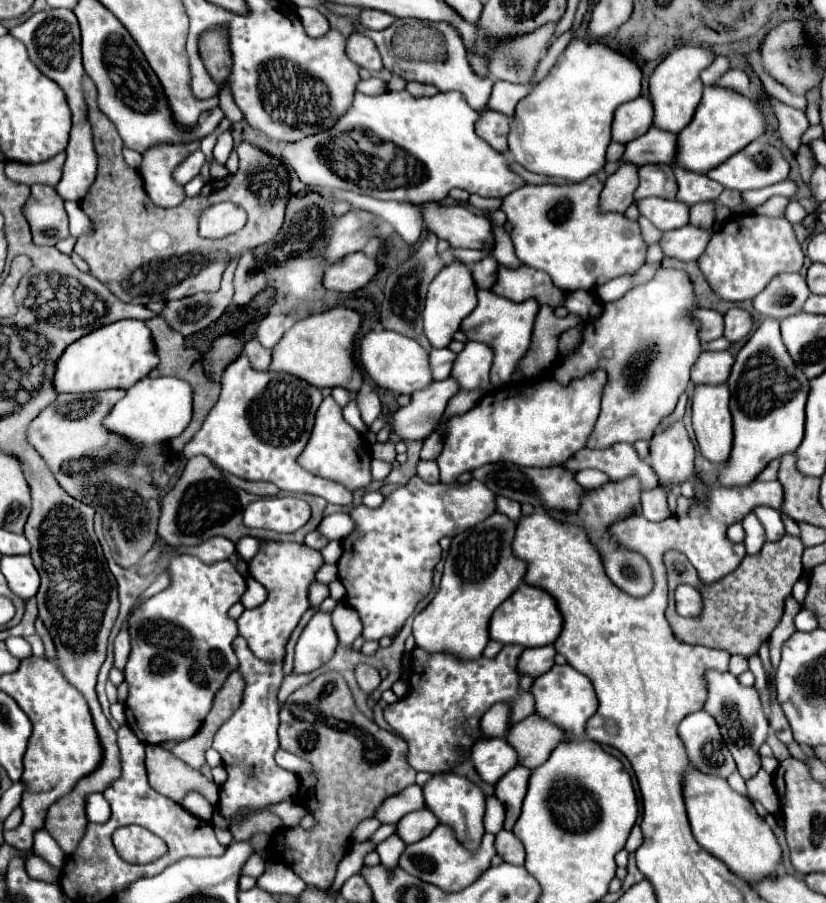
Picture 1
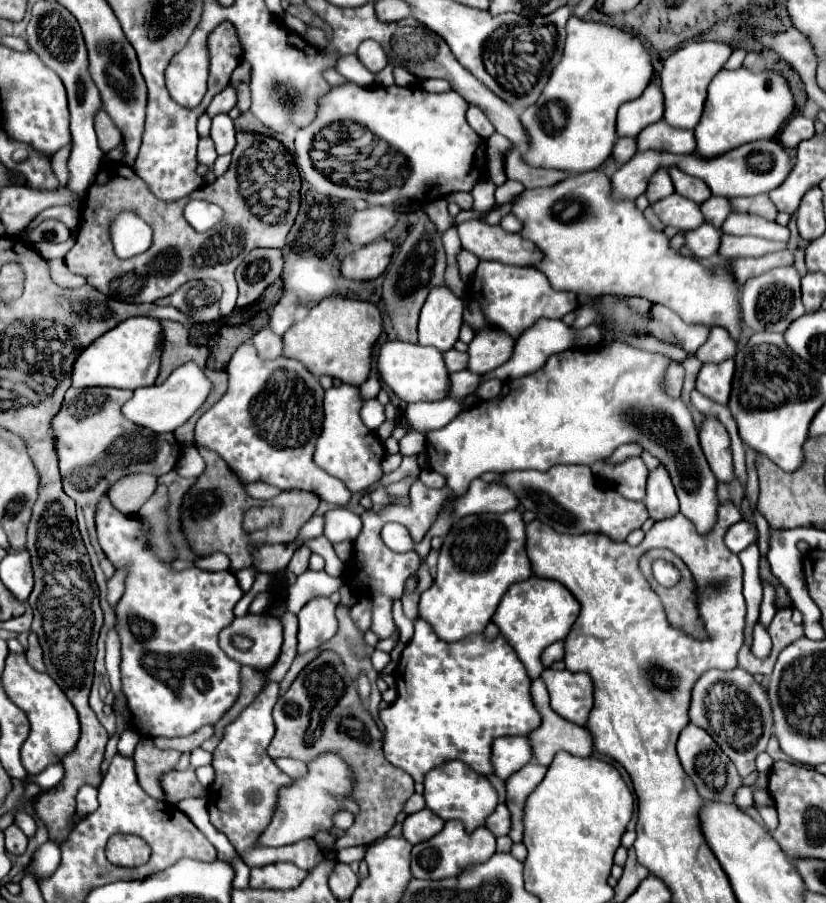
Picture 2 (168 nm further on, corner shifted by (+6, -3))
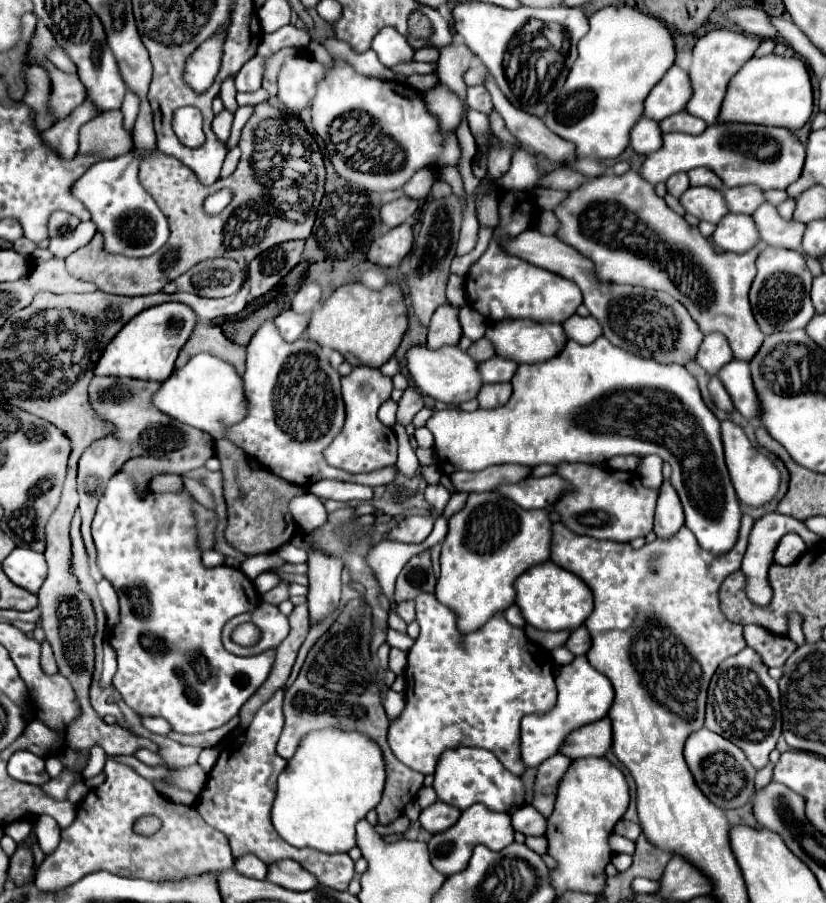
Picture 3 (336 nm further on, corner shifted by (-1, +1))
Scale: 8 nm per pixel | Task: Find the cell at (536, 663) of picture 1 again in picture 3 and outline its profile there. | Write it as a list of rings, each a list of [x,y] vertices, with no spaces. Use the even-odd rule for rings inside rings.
[[[581,625],[577,631],[571,633],[569,641],[567,641],[567,647],[571,649],[573,655],[585,655],[591,647],[591,637],[589,637],[589,631],[585,625]]]

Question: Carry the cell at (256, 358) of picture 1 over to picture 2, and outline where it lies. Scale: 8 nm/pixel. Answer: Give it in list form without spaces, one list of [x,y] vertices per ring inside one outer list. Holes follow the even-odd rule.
[[[262,329],[258,331],[250,343],[258,349],[258,357],[264,357],[264,359],[274,359],[282,353],[282,339],[276,337],[270,329]]]

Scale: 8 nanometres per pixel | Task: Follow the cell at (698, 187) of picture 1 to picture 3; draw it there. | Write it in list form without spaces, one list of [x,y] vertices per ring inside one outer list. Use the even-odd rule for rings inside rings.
[[[705,167],[691,169],[689,179],[691,179],[691,185],[707,185],[713,189],[723,189],[723,181],[711,169],[705,169]]]

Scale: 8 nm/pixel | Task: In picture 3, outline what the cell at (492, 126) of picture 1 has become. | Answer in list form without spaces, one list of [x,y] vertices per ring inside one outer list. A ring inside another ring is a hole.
[[[467,87],[467,107],[477,109],[481,113],[491,113],[493,111],[493,103],[489,97],[489,91],[485,87]]]

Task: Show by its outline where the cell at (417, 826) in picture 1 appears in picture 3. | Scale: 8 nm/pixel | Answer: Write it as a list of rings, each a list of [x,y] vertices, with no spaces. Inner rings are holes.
[[[435,801],[433,805],[429,805],[427,809],[421,811],[419,823],[431,833],[441,833],[441,831],[449,829],[451,825],[455,825],[459,815],[461,815],[461,811],[457,807],[447,805],[443,801]]]

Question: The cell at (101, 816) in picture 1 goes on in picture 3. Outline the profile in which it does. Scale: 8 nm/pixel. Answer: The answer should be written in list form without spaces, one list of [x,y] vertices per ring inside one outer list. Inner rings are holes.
[[[93,747],[91,749],[91,759],[89,759],[89,765],[85,767],[83,771],[83,777],[95,777],[101,773],[103,765],[105,765],[105,759],[107,759],[107,753],[101,749],[101,747]]]

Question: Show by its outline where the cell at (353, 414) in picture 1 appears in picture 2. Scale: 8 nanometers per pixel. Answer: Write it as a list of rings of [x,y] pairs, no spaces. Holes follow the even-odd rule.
[[[370,375],[368,381],[364,385],[360,385],[360,397],[366,399],[366,395],[378,395],[380,391],[380,377],[378,375]]]

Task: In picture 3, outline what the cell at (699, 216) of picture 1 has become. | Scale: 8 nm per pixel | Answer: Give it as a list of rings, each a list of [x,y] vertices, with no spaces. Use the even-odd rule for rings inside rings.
[[[743,185],[743,187],[725,189],[725,201],[731,213],[751,215],[759,205],[765,203],[765,195],[763,189],[757,189],[757,185]]]

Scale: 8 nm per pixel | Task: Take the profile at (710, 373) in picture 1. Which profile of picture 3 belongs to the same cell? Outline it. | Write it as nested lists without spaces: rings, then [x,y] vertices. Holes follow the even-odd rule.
[[[733,359],[717,375],[721,377],[725,389],[729,391],[735,409],[753,425],[759,423],[761,403],[757,401],[757,391],[753,391],[753,379],[749,377],[749,363]]]

